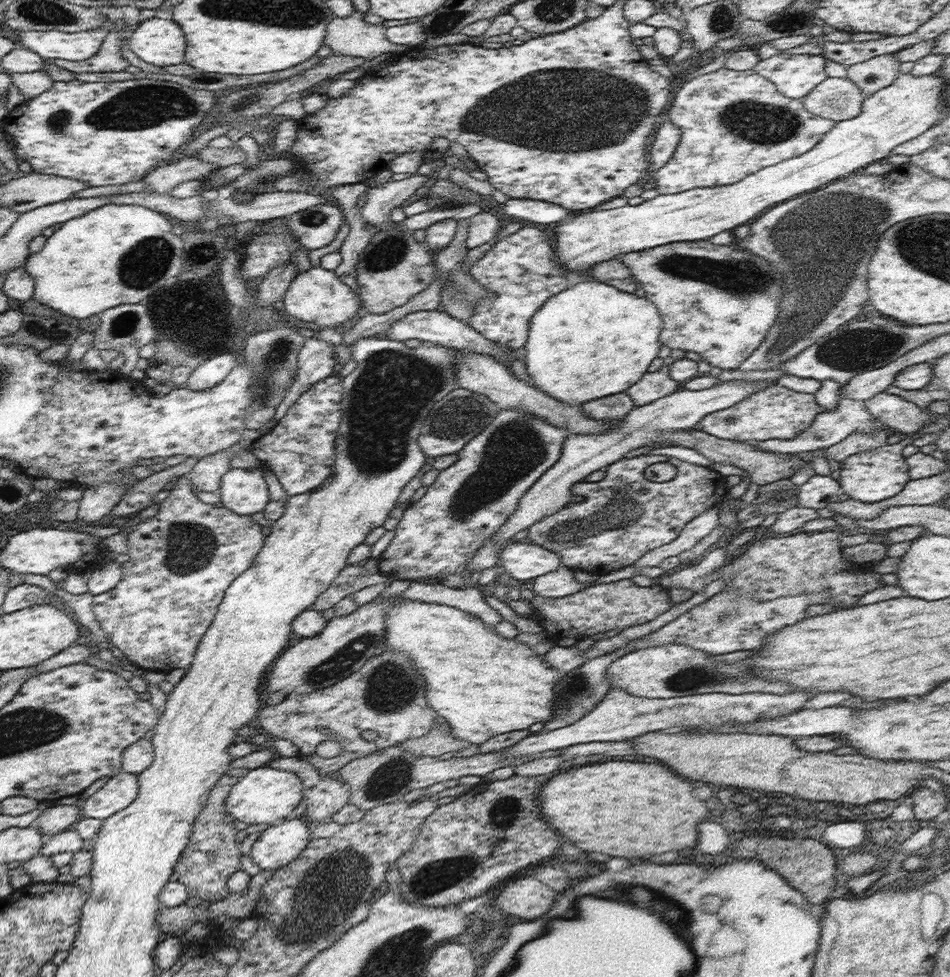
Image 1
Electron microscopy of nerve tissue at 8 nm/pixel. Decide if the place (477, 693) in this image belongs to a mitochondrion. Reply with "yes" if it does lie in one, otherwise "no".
no

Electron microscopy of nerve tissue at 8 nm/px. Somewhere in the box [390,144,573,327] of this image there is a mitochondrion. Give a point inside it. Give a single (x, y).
(462, 292)

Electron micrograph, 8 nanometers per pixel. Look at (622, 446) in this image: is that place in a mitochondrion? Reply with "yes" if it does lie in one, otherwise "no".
no

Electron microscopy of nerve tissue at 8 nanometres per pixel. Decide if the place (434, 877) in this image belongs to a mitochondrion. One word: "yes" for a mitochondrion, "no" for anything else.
yes

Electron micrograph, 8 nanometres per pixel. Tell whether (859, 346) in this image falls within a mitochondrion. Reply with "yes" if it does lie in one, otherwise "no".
yes

